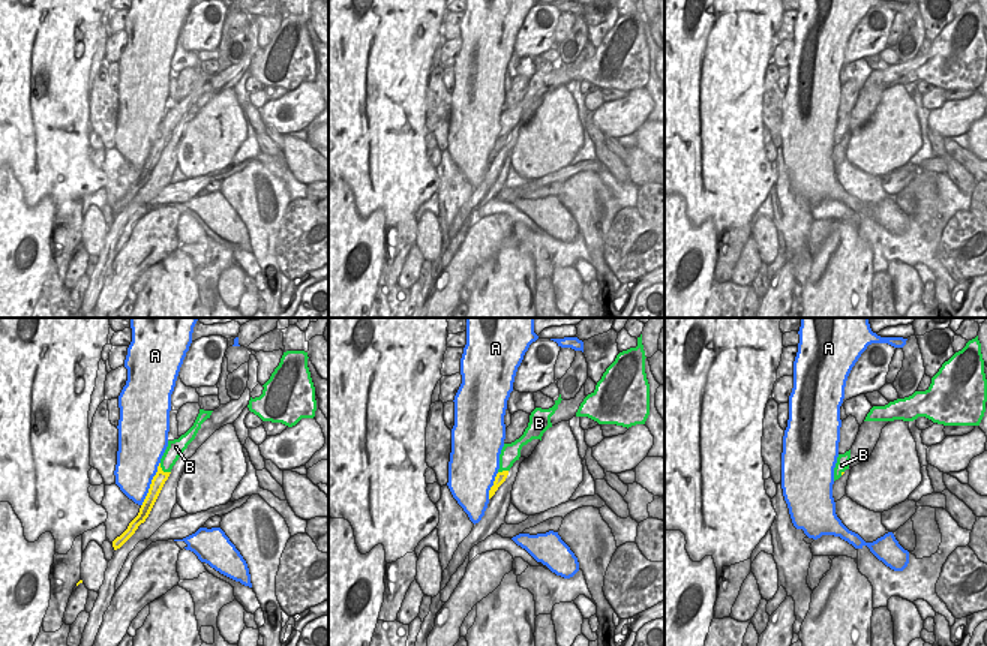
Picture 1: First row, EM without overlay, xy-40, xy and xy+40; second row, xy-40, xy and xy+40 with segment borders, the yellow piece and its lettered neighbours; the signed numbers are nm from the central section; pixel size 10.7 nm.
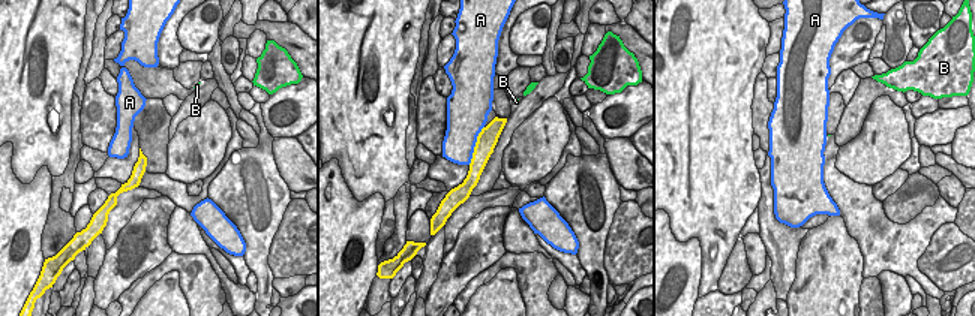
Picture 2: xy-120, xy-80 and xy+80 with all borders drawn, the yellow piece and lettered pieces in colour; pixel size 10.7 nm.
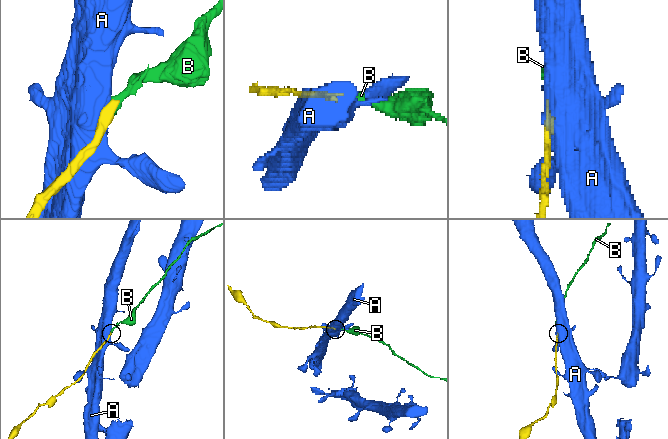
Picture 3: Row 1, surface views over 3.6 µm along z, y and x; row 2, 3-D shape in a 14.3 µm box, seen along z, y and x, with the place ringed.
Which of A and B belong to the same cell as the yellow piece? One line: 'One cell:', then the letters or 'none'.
One cell: B

